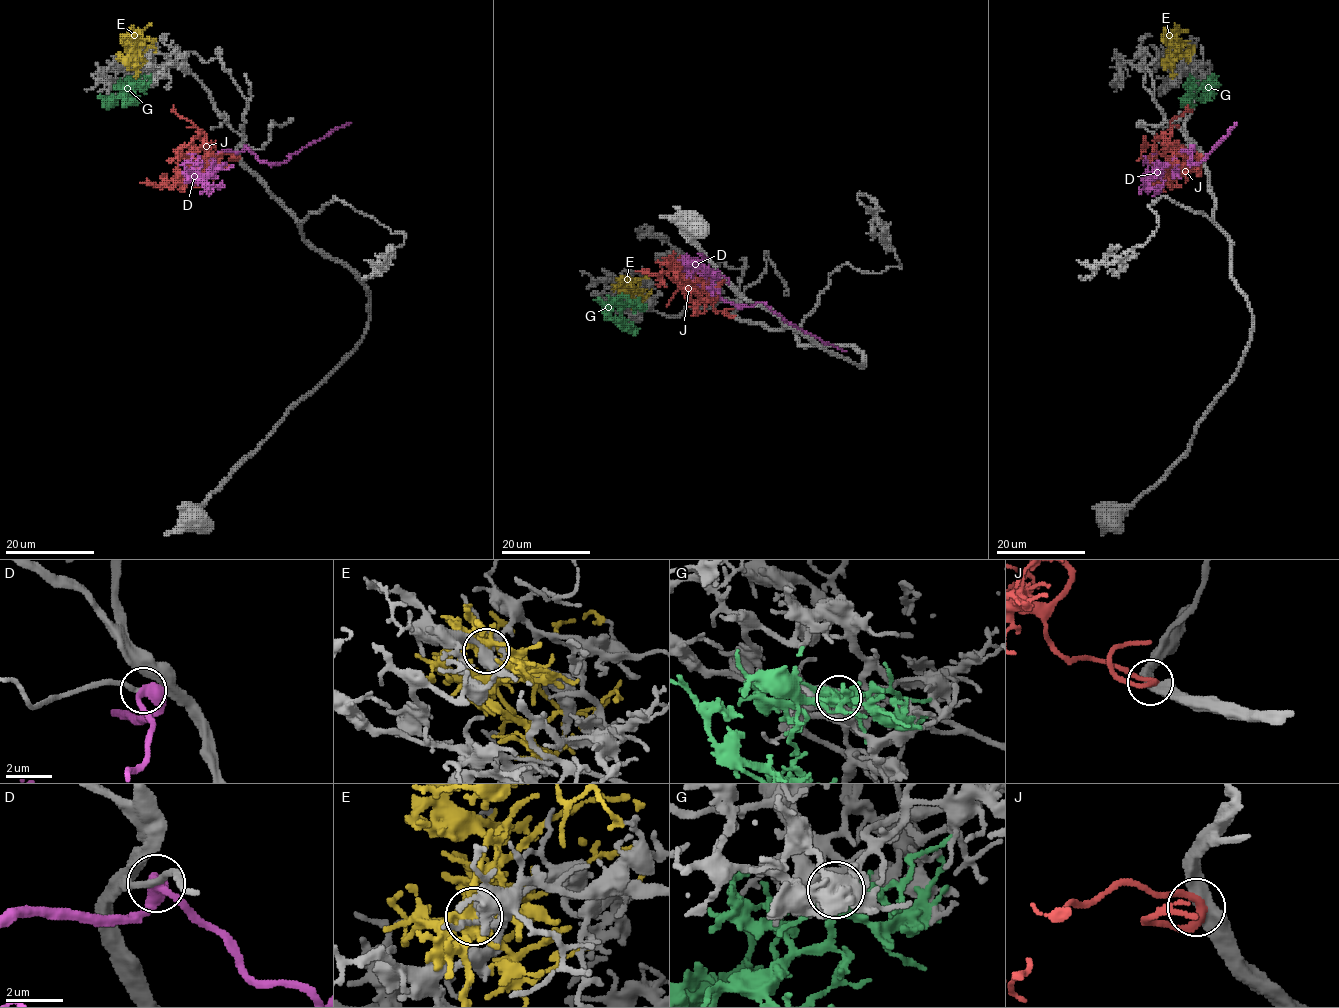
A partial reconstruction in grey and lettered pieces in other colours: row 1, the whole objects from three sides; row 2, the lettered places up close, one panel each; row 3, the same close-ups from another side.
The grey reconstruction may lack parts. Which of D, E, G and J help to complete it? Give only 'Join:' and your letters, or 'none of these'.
Join: none of these

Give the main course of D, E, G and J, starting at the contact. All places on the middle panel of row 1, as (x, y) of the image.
D: (740, 305), (752, 306), (763, 301), (788, 322), (846, 351)
E: (625, 284), (625, 280), (628, 286), (621, 289), (629, 295), (630, 283), (636, 280), (640, 291), (647, 288)
G: (629, 304), (624, 304), (616, 322), (625, 329), (639, 329)
J: (732, 316), (712, 307), (716, 294), (685, 276), (685, 268), (671, 256), (676, 253)

